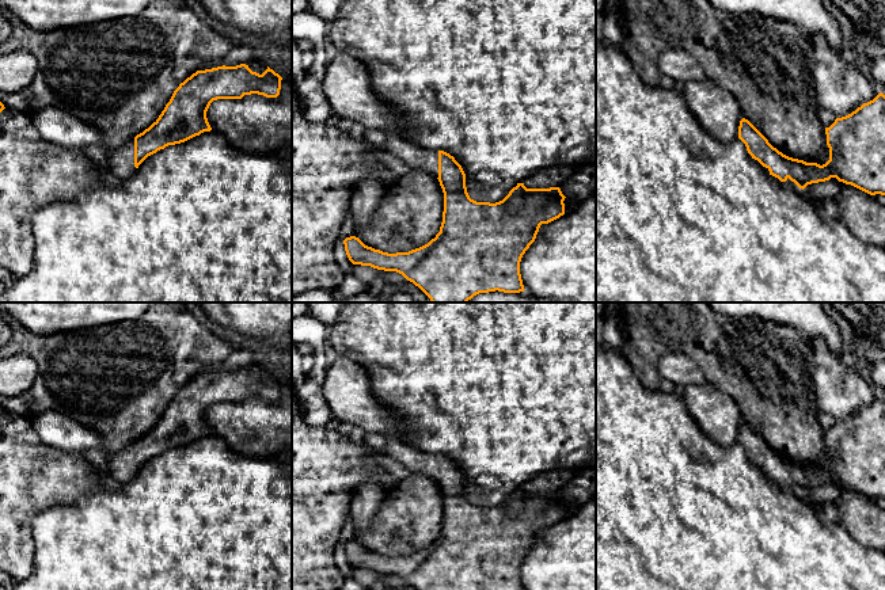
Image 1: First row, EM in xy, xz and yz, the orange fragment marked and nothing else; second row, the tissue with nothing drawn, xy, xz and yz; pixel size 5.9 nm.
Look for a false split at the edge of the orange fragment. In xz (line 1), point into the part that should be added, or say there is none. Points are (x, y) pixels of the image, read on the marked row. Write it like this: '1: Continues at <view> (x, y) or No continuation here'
1: Continues at xz (416, 156)

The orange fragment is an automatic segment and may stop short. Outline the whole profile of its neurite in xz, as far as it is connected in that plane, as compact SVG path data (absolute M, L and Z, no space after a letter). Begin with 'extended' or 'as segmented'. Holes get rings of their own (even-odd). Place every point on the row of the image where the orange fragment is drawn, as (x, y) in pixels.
extended; M388 132L385 149L417 168L438 179L444 193L444 212L440 232L428 244L409 252L388 254L365 245L358 237L343 240L353 264L396 271L418 286L432 302L467 302L479 293L524 292L520 262L535 241L542 224L565 214L565 195L559 187L527 189L517 183L500 202L476 202L470 198L466 174L453 156L444 151L419 146L402 136Z

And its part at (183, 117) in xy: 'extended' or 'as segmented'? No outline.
extended

